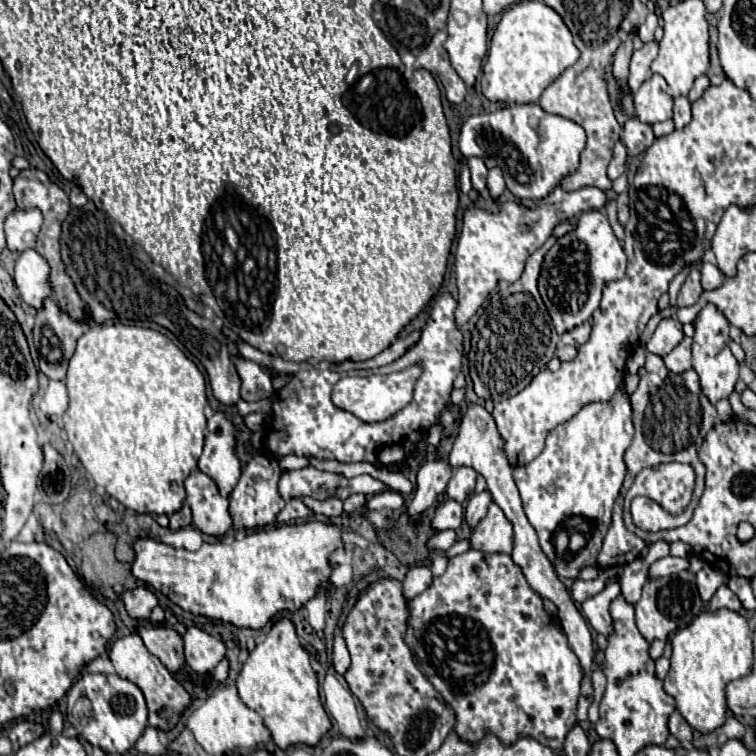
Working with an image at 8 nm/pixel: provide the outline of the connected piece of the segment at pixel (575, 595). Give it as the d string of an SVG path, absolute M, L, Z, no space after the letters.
M600 576L600 578L590 580L590 582L584 582L584 580L576 578L574 584L572 584L572 588L570 588L570 596L576 602L584 602L586 598L598 594L604 588L604 584L606 584L606 576Z

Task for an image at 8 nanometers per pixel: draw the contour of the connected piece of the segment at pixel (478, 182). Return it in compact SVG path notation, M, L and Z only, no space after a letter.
M468 158L468 168L472 174L472 186L474 190L478 190L480 194L486 194L486 176L488 176L488 168L484 164L482 158Z

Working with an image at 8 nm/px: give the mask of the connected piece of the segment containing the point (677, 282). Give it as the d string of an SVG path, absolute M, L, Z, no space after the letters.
M686 264L682 271L674 277L674 279L669 284L668 288L668 294L670 297L670 305L674 306L676 305L676 300L678 297L678 292L680 291L680 288L682 284L685 282L689 272L692 268L696 268L697 266L694 264Z

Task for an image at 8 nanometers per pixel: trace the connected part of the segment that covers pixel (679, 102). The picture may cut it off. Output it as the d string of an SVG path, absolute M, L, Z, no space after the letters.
M686 96L674 98L674 124L676 128L682 128L690 122L690 100Z

